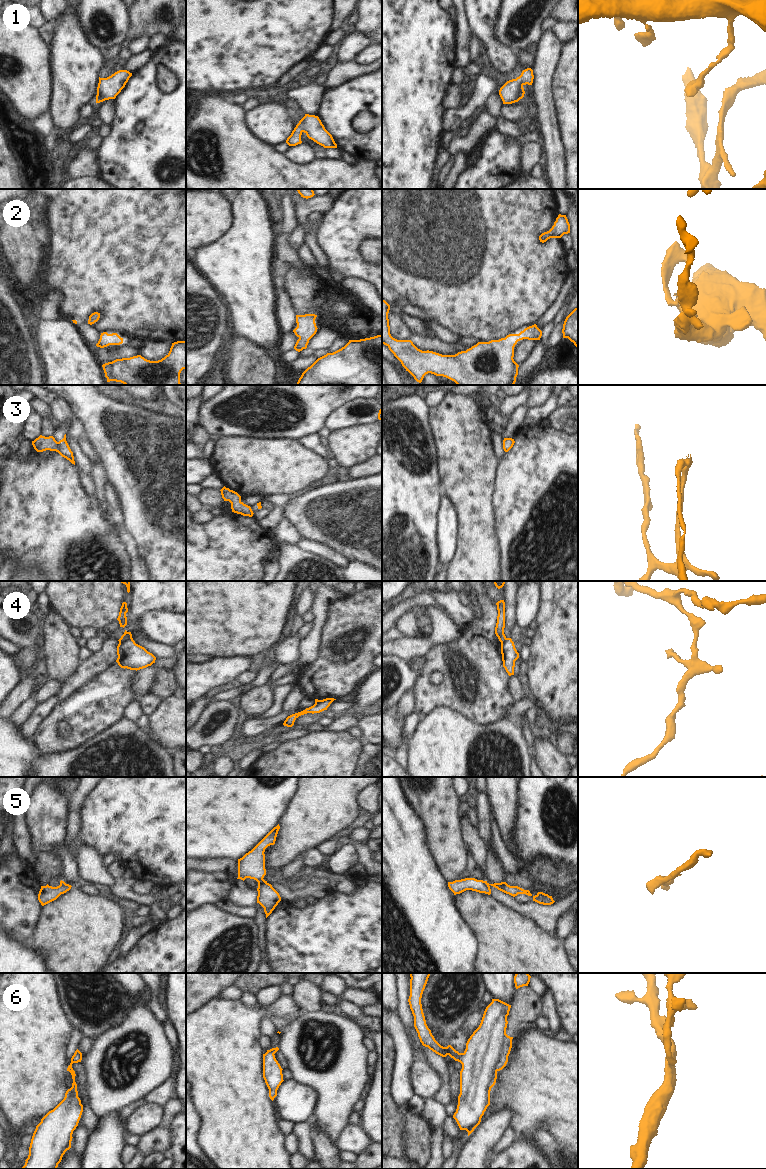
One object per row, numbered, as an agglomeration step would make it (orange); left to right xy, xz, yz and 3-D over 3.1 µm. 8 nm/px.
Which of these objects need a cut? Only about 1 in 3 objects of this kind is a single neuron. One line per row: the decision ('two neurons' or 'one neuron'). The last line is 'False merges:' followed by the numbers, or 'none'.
1: one neuron
2: one neuron
3: two neurons
4: two neurons
5: one neuron
6: one neuron
False merges: 3, 4

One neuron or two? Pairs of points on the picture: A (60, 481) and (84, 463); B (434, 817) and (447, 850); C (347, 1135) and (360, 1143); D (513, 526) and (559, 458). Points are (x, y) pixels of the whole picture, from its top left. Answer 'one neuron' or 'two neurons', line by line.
A: two neurons
B: one neuron
C: one neuron
D: one neuron

